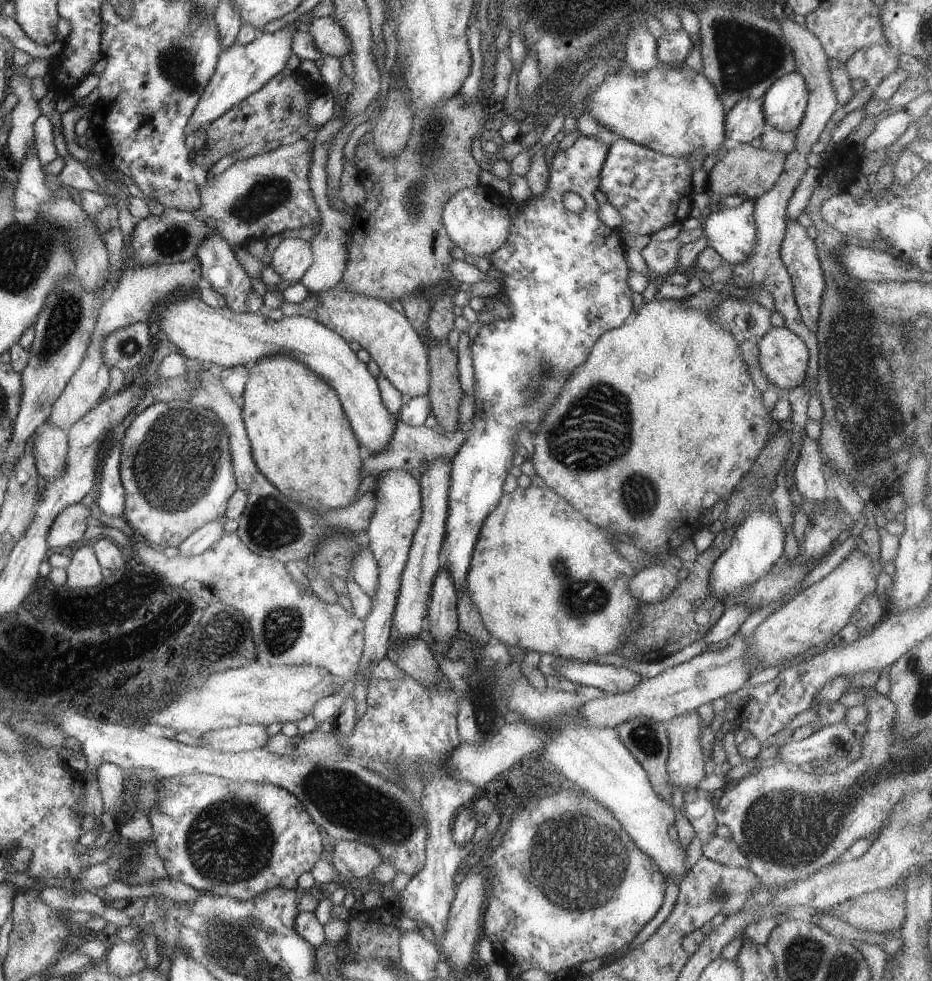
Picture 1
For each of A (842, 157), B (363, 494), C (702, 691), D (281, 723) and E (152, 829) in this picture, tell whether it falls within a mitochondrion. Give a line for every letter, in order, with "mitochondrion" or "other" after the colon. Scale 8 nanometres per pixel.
A: other
B: other
C: other
D: other
E: other

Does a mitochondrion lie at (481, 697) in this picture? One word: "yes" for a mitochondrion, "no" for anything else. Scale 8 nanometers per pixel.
yes

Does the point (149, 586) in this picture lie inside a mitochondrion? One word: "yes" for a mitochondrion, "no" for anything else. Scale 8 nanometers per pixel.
no

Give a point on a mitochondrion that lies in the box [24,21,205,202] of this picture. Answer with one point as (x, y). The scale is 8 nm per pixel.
(175, 64)

